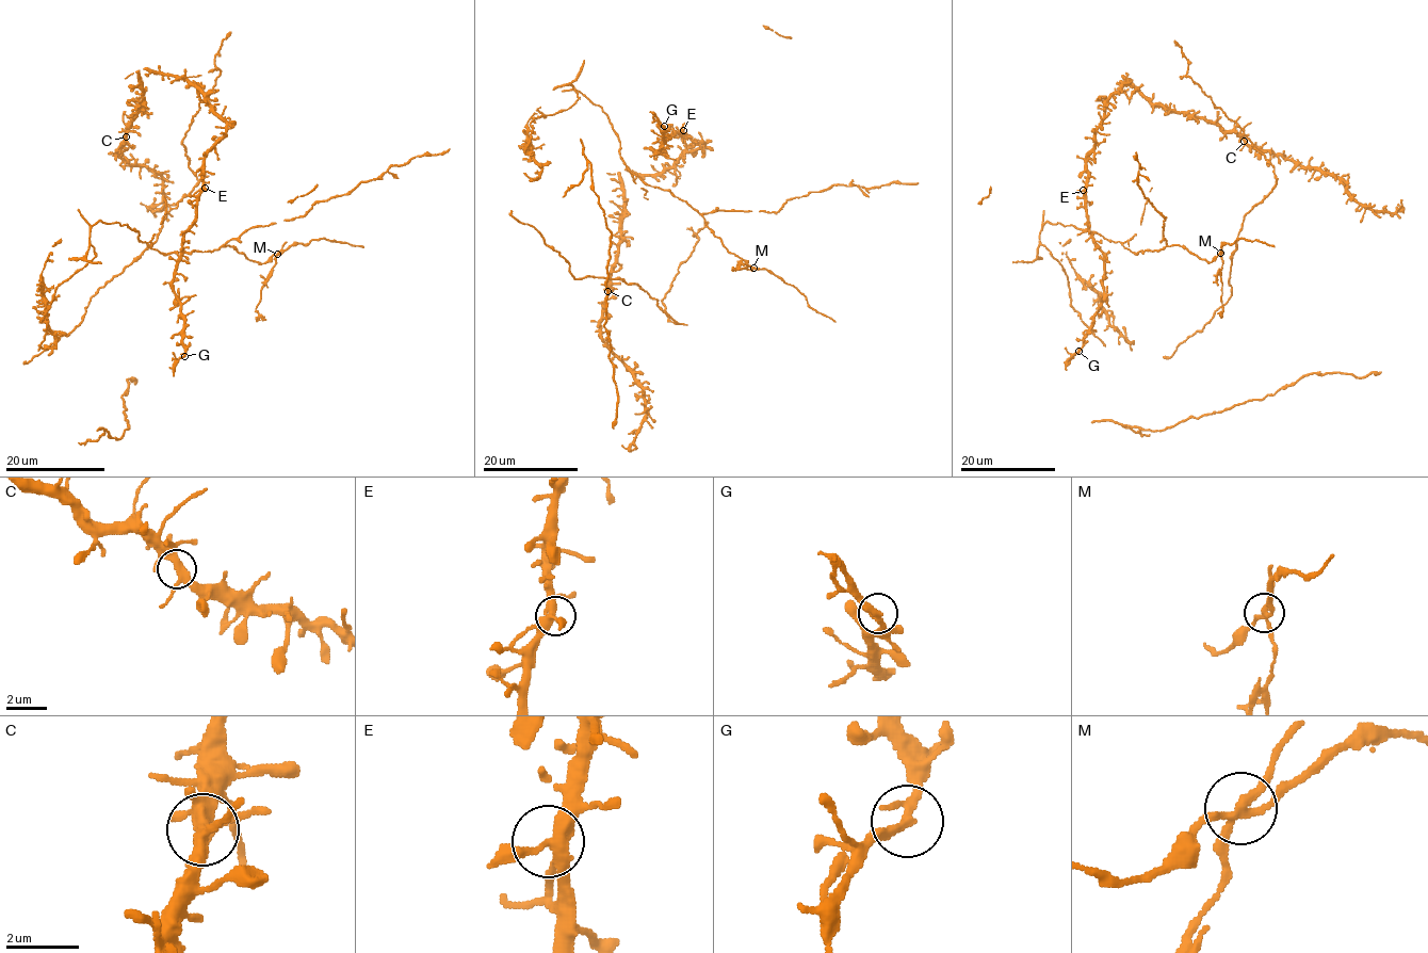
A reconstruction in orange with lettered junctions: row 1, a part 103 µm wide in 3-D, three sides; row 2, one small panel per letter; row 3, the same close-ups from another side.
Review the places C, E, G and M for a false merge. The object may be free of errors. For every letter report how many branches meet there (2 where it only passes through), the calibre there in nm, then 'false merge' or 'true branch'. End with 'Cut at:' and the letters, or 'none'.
C: 4 | 320 nm | true branch
E: 4 | 320 nm | true branch
G: 3 | 200 nm | true branch
M: 4 | 220 nm | false merge
Cut at: M

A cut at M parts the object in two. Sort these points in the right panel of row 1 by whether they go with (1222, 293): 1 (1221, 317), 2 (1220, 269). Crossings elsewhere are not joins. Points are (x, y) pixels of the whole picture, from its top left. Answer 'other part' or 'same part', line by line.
1: same part
2: same part

